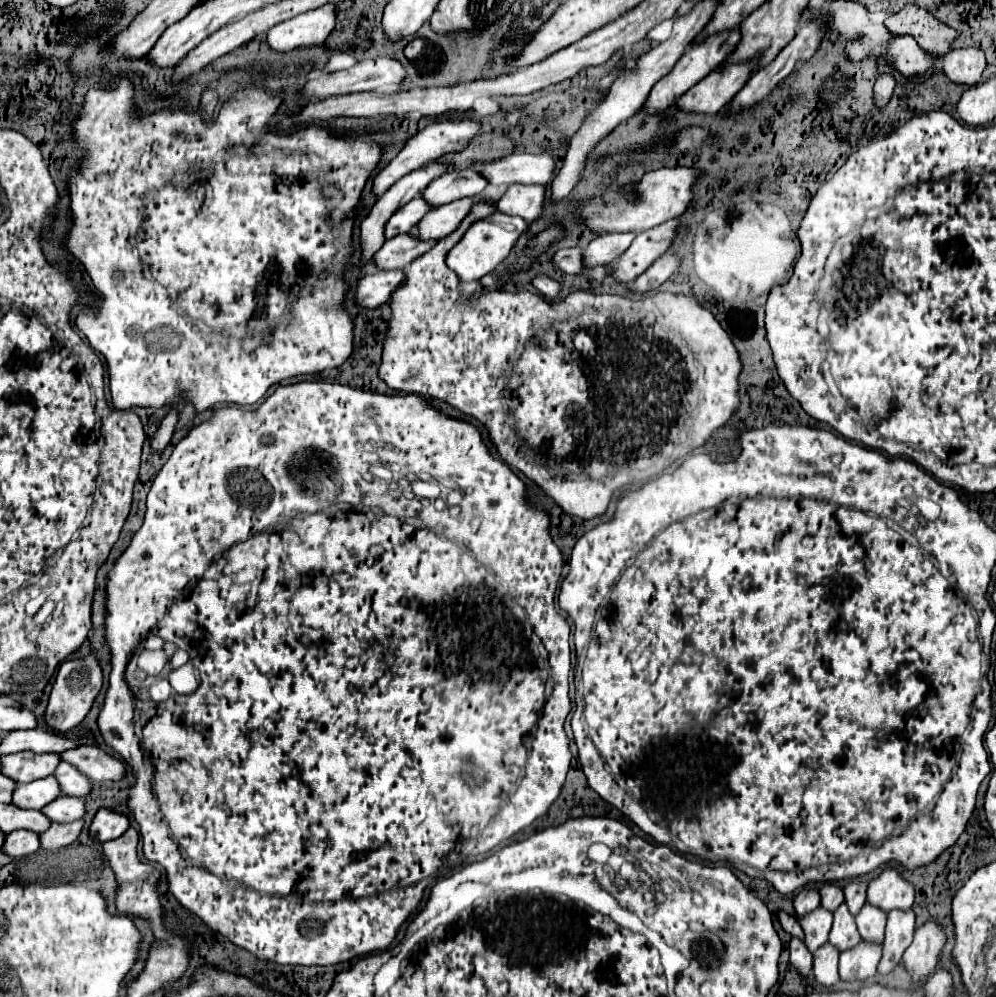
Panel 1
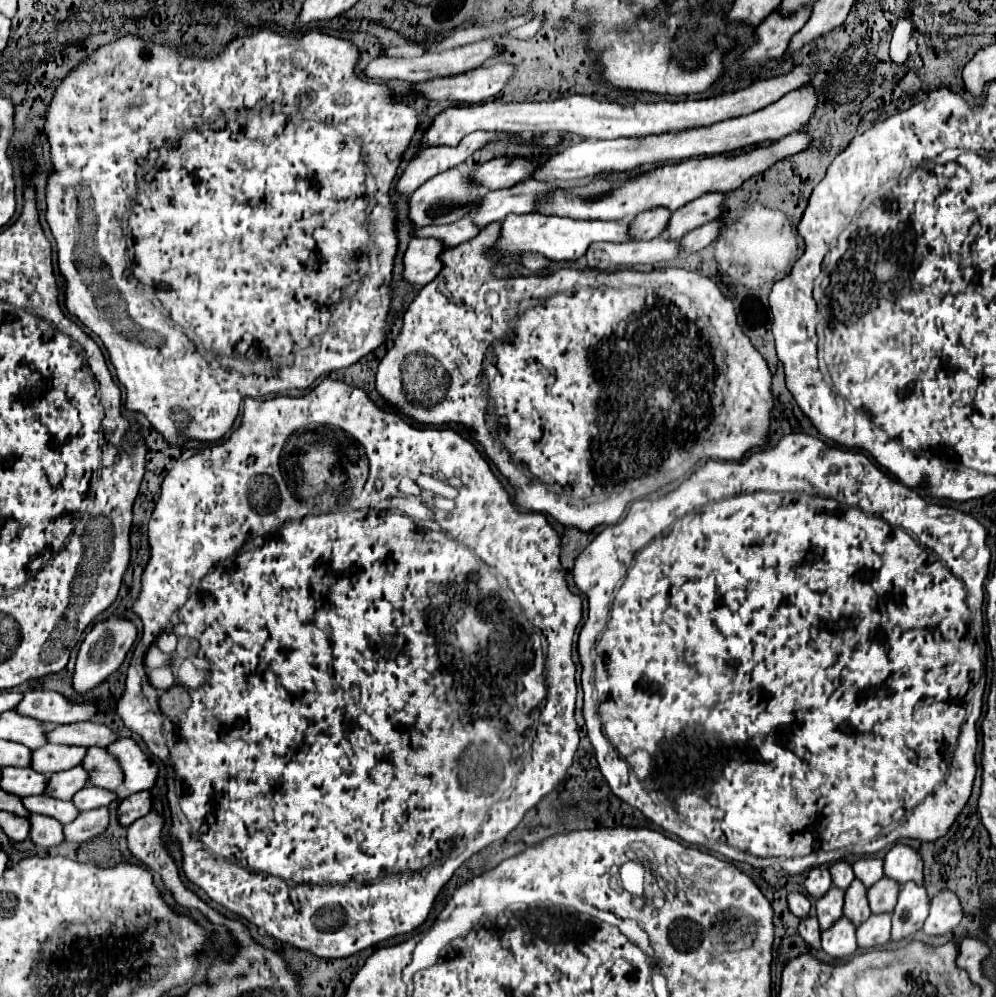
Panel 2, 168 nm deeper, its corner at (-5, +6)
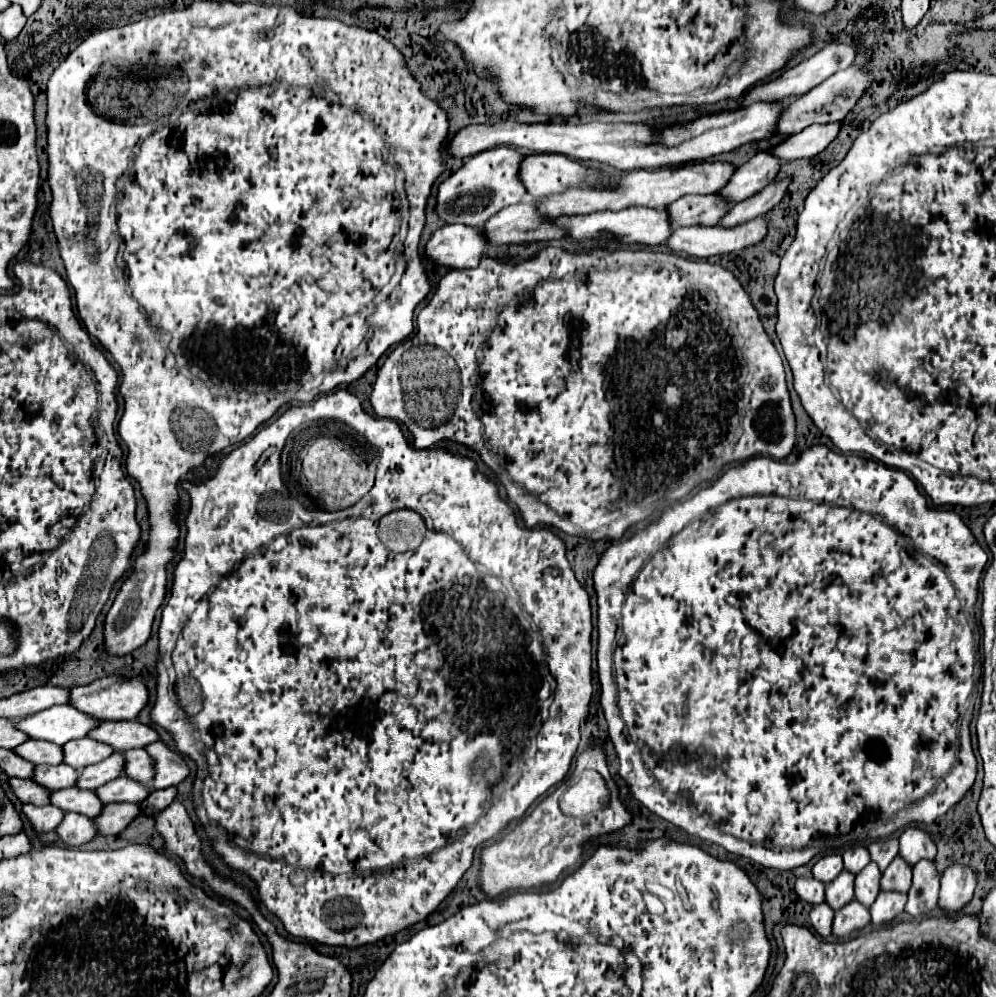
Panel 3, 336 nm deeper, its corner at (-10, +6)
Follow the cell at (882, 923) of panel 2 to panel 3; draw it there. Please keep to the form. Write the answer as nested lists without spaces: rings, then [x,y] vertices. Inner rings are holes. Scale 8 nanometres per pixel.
[[[881,890],[877,900],[871,904],[871,924],[873,926],[885,926],[891,920],[897,918],[897,914],[903,912],[905,908],[907,894],[903,892],[885,892]]]

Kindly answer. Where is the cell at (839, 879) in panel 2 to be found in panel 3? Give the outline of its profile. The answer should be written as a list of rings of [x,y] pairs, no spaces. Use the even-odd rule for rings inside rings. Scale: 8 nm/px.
[[[855,846],[849,848],[847,852],[843,852],[843,862],[845,862],[845,870],[859,874],[871,860],[869,860],[869,850],[865,846]]]

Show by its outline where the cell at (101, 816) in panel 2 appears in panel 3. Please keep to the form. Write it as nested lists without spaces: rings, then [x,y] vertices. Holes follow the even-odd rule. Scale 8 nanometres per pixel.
[[[117,802],[117,804],[107,804],[105,810],[103,810],[103,814],[99,818],[95,818],[95,822],[97,822],[99,834],[119,834],[139,814],[141,814],[139,804]]]

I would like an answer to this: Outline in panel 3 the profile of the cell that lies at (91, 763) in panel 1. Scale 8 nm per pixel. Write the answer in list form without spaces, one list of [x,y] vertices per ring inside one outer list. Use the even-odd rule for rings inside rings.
[[[155,742],[155,744],[149,744],[145,750],[155,758],[153,788],[159,790],[159,788],[177,786],[189,776],[189,766],[183,760],[183,756],[177,750],[169,748],[167,744]]]

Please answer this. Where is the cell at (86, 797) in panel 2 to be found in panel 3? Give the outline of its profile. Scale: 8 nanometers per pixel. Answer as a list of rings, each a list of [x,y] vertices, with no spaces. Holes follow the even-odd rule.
[[[119,776],[117,780],[103,784],[95,792],[105,804],[111,804],[111,802],[135,802],[135,804],[139,804],[141,800],[145,800],[145,796],[149,796],[151,788],[137,782],[137,780],[131,780],[129,776]]]

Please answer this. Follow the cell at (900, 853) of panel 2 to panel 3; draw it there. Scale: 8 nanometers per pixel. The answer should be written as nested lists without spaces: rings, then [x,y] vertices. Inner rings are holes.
[[[915,826],[905,828],[905,832],[899,836],[899,854],[909,862],[917,864],[923,858],[933,860],[937,854],[937,846],[931,840],[931,836]]]

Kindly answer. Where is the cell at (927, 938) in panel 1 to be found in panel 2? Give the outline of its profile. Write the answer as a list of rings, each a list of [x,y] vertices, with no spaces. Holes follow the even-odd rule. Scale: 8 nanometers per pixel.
[[[940,892],[930,902],[930,914],[924,922],[924,934],[928,936],[942,936],[952,932],[962,920],[962,908],[958,902],[958,896],[954,892]]]

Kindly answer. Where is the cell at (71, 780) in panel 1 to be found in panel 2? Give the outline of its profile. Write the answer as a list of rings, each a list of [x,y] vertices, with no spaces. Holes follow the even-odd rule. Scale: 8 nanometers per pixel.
[[[88,748],[88,756],[80,762],[84,768],[88,768],[88,784],[98,788],[116,790],[122,784],[122,770],[118,762],[104,750],[104,748]]]

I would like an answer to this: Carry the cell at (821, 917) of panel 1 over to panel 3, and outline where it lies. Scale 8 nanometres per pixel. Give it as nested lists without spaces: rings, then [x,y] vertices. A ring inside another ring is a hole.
[[[843,870],[835,880],[831,880],[831,882],[827,884],[827,888],[825,888],[825,902],[827,902],[833,910],[843,908],[845,904],[849,904],[849,902],[855,898],[853,880],[855,880],[855,874]]]

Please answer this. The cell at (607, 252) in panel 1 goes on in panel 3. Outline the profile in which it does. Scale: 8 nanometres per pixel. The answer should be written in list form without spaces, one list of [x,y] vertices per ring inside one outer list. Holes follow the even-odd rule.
[[[707,194],[707,196],[683,196],[673,202],[669,208],[669,220],[677,226],[693,226],[693,224],[717,224],[721,216],[729,210],[729,204],[723,196]]]

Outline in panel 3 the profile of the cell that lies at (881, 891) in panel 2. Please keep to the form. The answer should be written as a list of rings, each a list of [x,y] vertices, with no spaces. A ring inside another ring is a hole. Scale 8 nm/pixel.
[[[895,856],[893,862],[883,870],[881,878],[881,890],[895,890],[895,892],[907,892],[911,888],[911,864],[905,864],[901,856]]]

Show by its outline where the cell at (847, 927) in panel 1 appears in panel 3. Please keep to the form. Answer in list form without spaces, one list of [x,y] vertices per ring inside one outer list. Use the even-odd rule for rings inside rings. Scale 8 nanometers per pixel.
[[[869,862],[855,878],[855,900],[859,900],[865,906],[871,906],[879,894],[879,880],[881,880],[881,870],[877,864]]]

